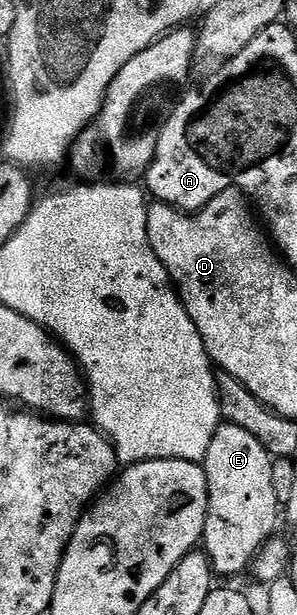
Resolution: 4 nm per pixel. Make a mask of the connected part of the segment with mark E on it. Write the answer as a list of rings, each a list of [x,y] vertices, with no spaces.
[[[220,423],[215,430],[215,438],[211,438],[211,446],[207,446],[207,454],[203,467],[207,474],[209,487],[209,505],[205,519],[205,535],[203,551],[213,564],[213,571],[218,577],[237,576],[248,569],[257,558],[267,541],[274,535],[279,524],[279,501],[275,494],[275,485],[271,483],[271,470],[274,457],[255,438],[255,434],[247,434],[243,426]]]

